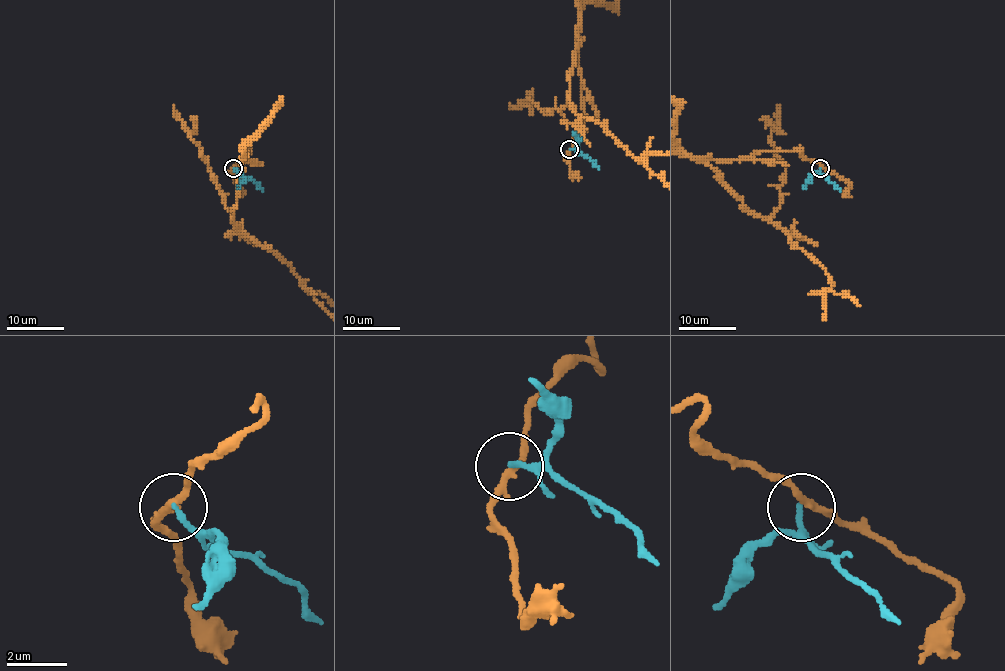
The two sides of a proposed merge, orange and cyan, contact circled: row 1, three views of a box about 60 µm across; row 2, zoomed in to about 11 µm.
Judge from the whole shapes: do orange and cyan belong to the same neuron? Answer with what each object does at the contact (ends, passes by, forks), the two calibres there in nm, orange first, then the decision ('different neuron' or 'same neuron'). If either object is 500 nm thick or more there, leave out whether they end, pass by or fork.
orange passes by | cyan ends | 240/170 nm | different neuron

